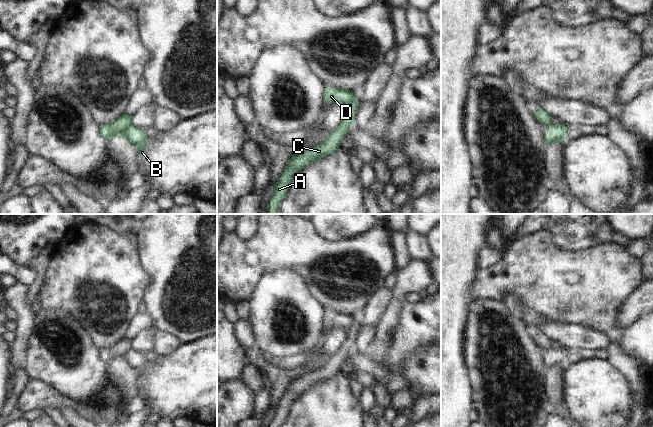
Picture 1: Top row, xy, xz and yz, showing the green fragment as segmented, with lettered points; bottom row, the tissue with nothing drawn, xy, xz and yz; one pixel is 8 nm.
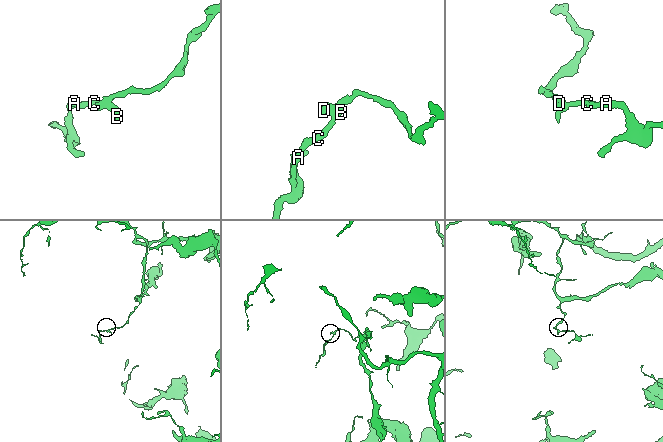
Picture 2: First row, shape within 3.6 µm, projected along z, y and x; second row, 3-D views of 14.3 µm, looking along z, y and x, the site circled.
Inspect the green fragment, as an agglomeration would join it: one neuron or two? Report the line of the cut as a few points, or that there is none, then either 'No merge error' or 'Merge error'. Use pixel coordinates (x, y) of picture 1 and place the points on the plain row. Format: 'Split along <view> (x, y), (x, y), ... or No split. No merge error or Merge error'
Split along xy (131, 348), (121, 361). Merge error

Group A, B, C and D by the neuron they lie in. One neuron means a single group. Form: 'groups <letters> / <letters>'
groups A B C / D

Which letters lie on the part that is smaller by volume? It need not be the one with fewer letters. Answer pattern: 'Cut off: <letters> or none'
Cut off: A, B, C

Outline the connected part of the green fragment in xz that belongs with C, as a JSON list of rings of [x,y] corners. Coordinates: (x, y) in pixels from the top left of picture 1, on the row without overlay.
[[[355,321],[348,330],[346,340],[341,344],[339,350],[332,355],[322,367],[296,377],[288,384],[285,393],[274,411],[274,417],[268,427],[280,427],[288,414],[291,403],[299,395],[315,384],[330,379],[339,372],[343,360],[349,355],[350,351],[355,348],[355,340],[358,331],[358,324],[357,321]]]

